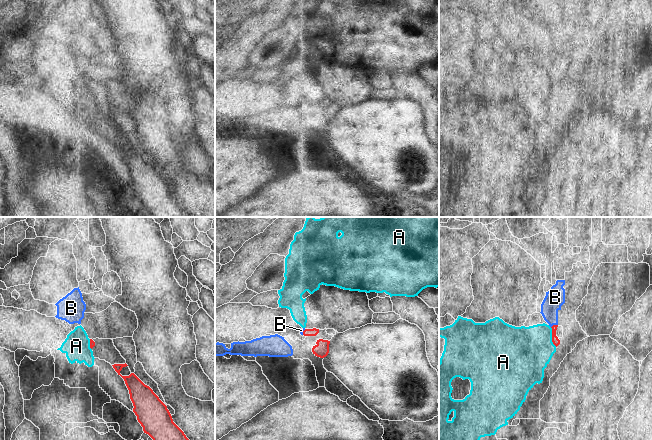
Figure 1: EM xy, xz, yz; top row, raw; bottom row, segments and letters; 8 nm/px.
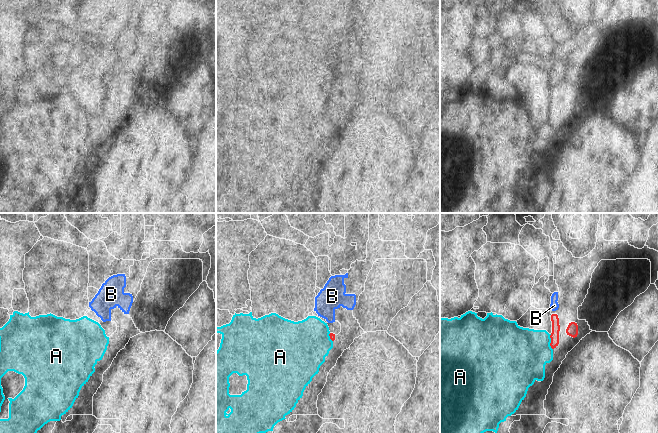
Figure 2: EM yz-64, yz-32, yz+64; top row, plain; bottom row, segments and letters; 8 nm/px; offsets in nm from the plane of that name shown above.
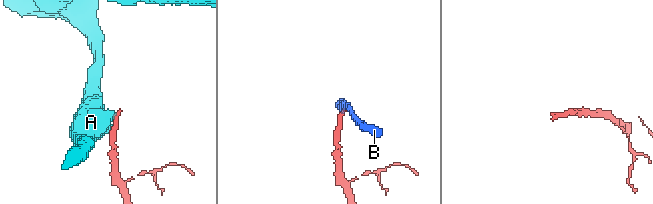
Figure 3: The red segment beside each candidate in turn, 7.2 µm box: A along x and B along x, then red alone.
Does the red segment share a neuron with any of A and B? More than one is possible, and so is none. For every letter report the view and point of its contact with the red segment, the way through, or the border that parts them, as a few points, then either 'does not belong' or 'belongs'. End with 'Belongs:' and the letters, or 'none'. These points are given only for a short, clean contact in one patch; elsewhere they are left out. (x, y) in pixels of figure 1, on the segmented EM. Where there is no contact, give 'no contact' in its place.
A: contact yz (552, 337); border yz (550, 327), (552, 342), (556, 346); does not belong
B: contact yz (554, 325); way yz (555, 340), (554, 325), (553, 300), (555, 297); belongs
Belongs: B

